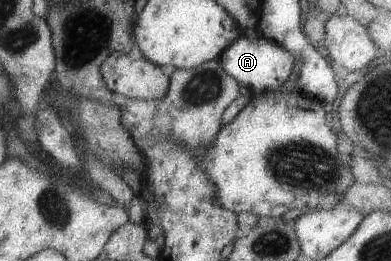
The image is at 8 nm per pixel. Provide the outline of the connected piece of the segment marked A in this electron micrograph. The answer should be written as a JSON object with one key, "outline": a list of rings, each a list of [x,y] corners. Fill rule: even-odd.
{"outline":[[[240,35],[227,46],[227,49],[219,53],[217,61],[229,77],[232,77],[239,85],[248,87],[251,94],[274,92],[282,83],[285,83],[292,72],[295,65],[294,57],[274,41],[259,36],[257,38],[257,41],[249,41]]]}

